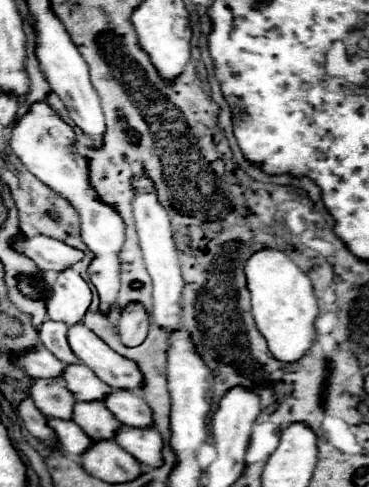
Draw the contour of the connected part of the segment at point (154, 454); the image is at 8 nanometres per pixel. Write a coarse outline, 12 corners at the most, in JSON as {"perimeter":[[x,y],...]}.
{"perimeter":[[121,425],[115,443],[149,469],[161,467],[157,429]]}

